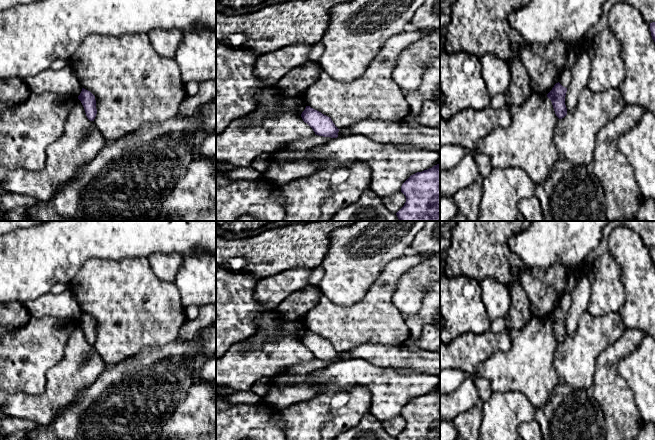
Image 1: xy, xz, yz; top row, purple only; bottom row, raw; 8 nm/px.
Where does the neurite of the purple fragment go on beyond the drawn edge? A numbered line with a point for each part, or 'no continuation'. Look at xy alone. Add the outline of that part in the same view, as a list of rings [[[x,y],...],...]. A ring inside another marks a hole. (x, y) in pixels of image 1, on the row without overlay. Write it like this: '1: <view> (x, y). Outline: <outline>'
no continuation

